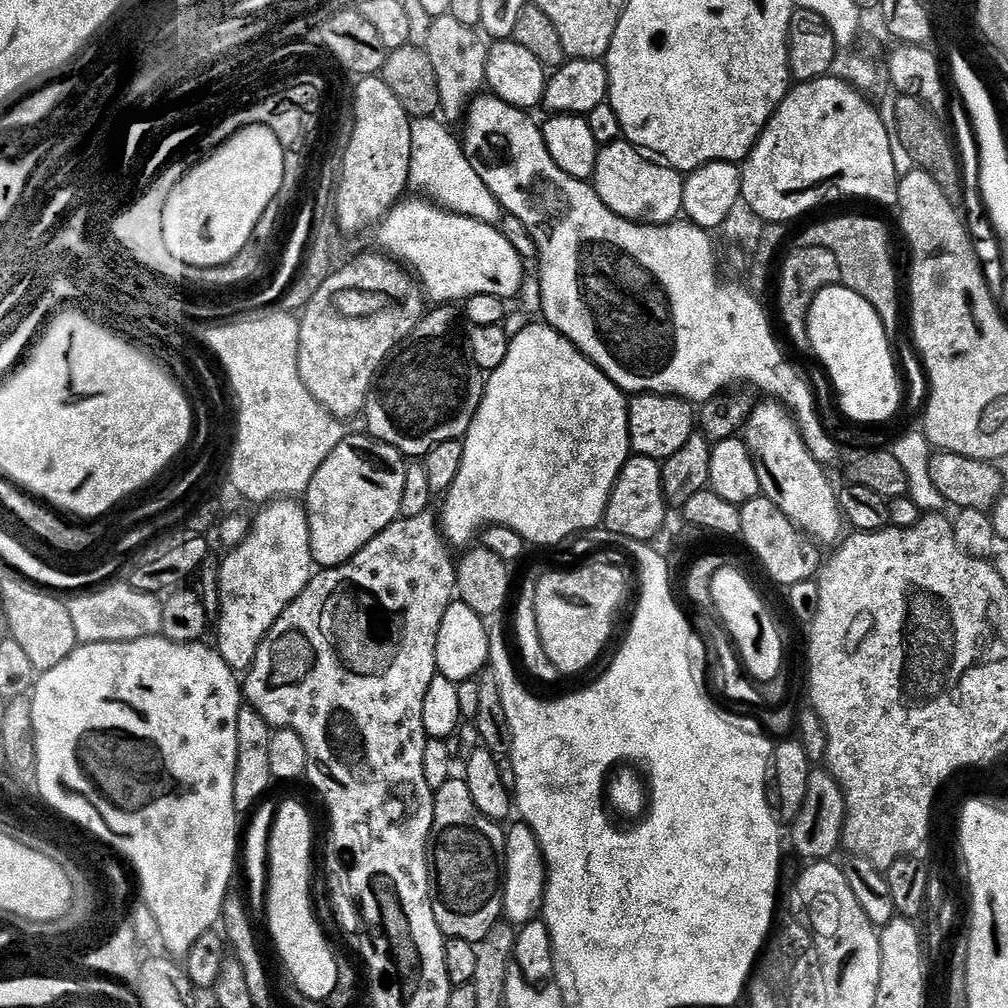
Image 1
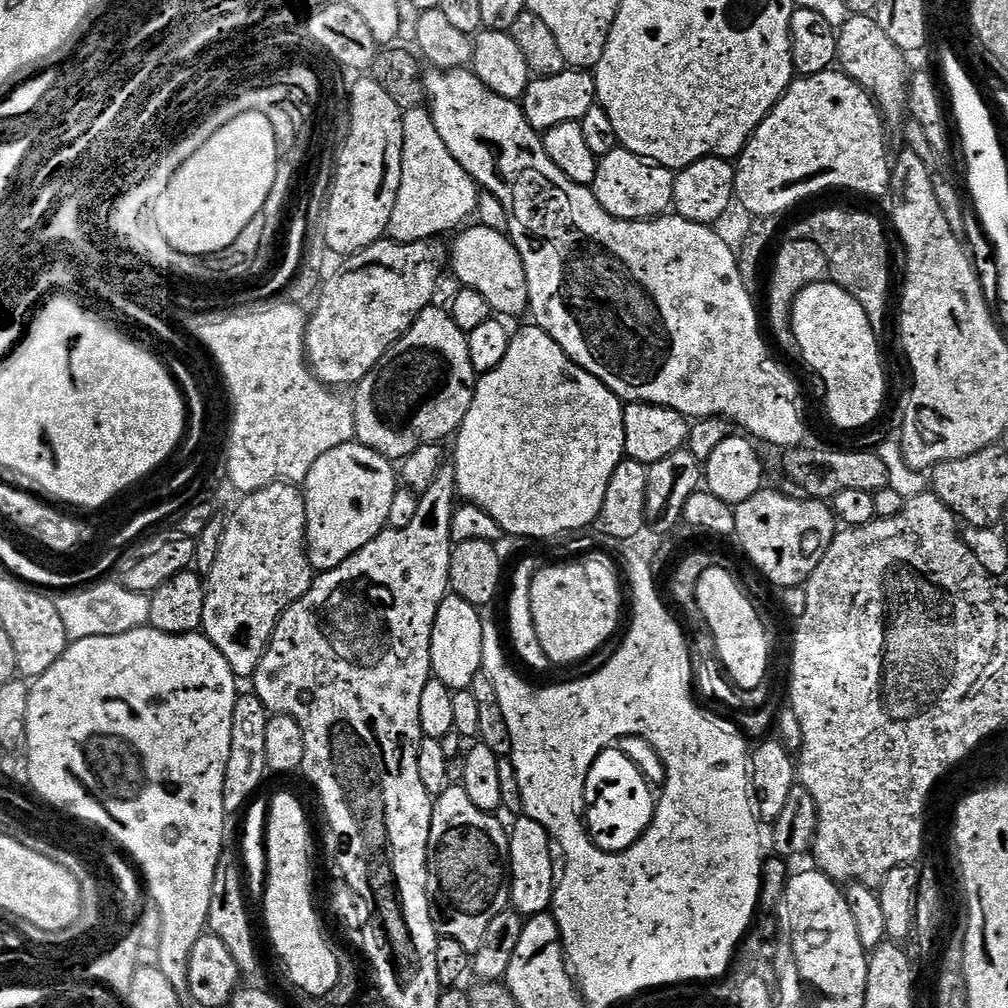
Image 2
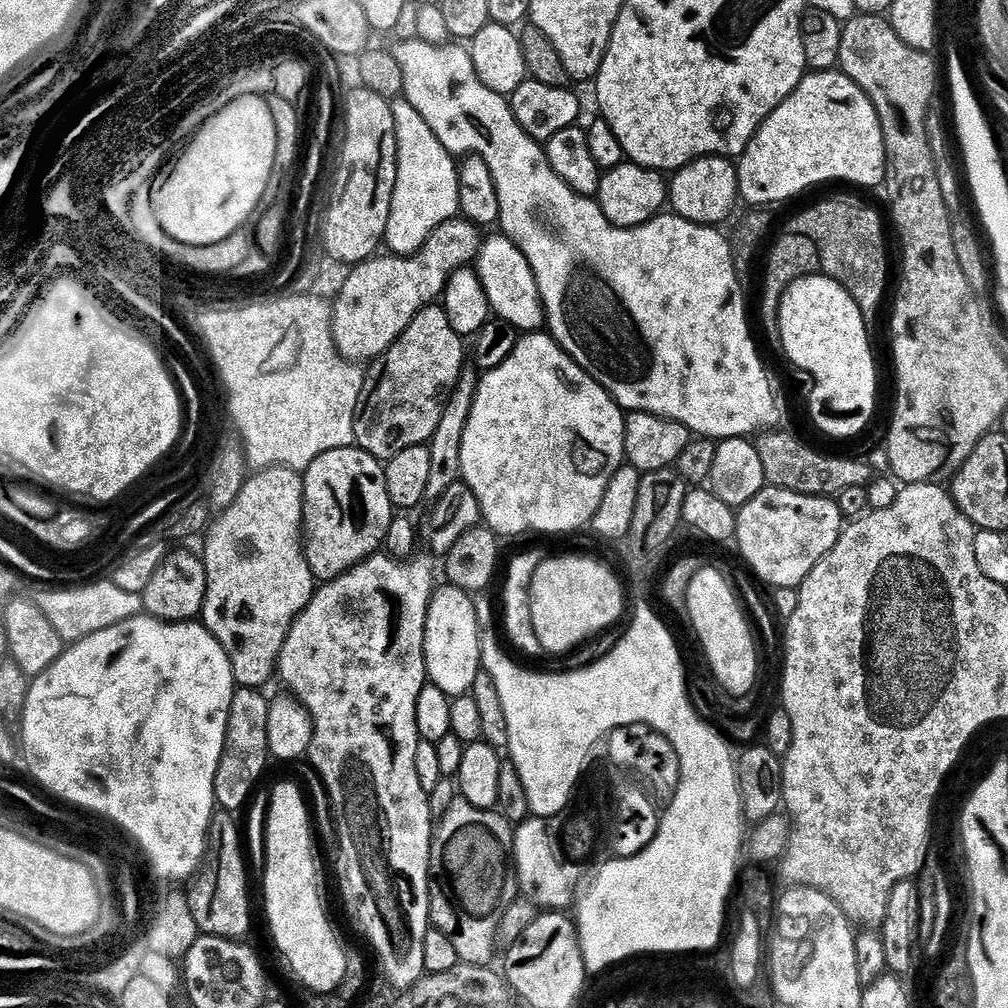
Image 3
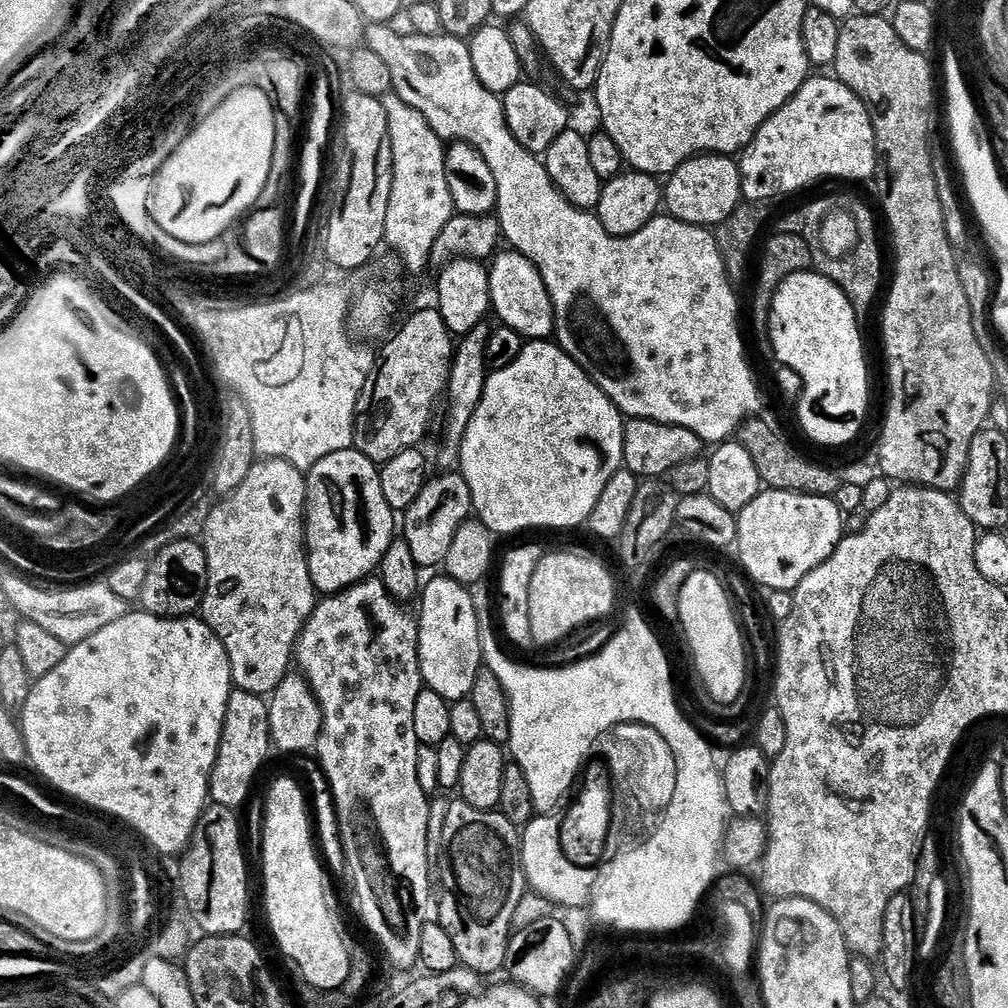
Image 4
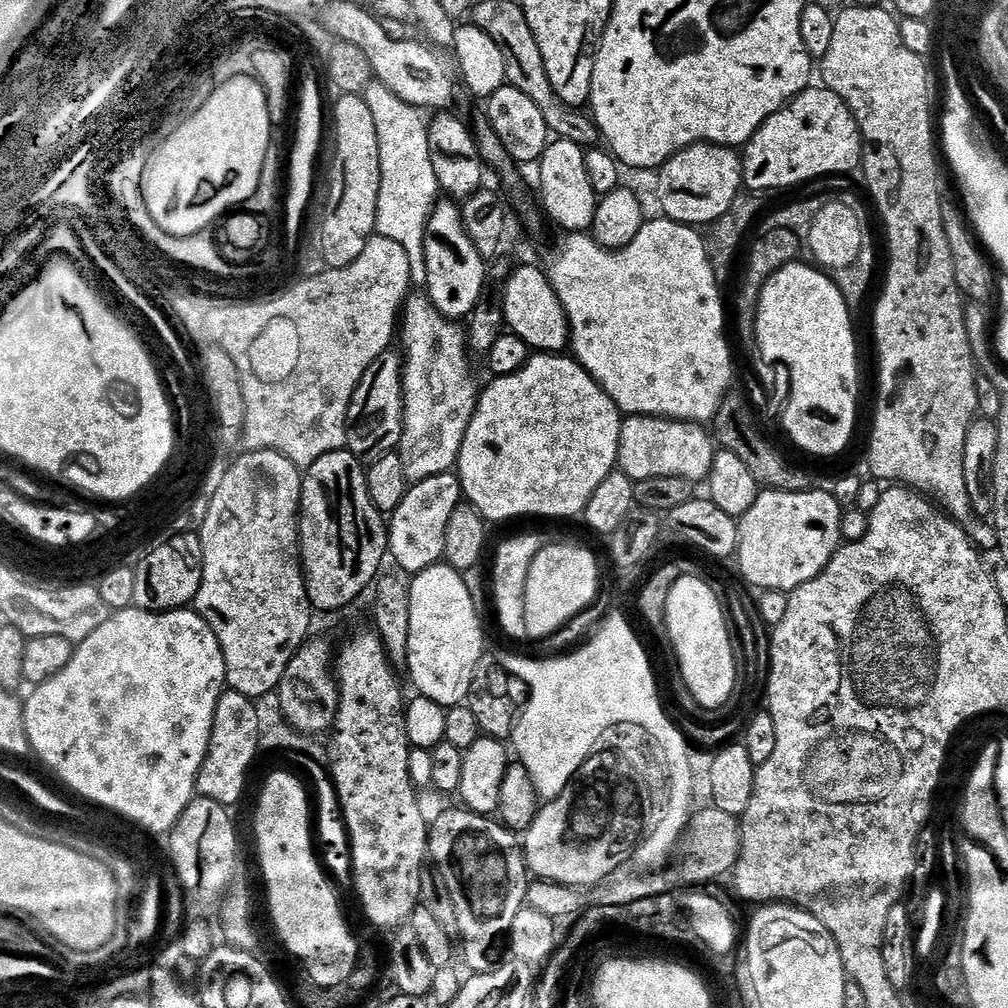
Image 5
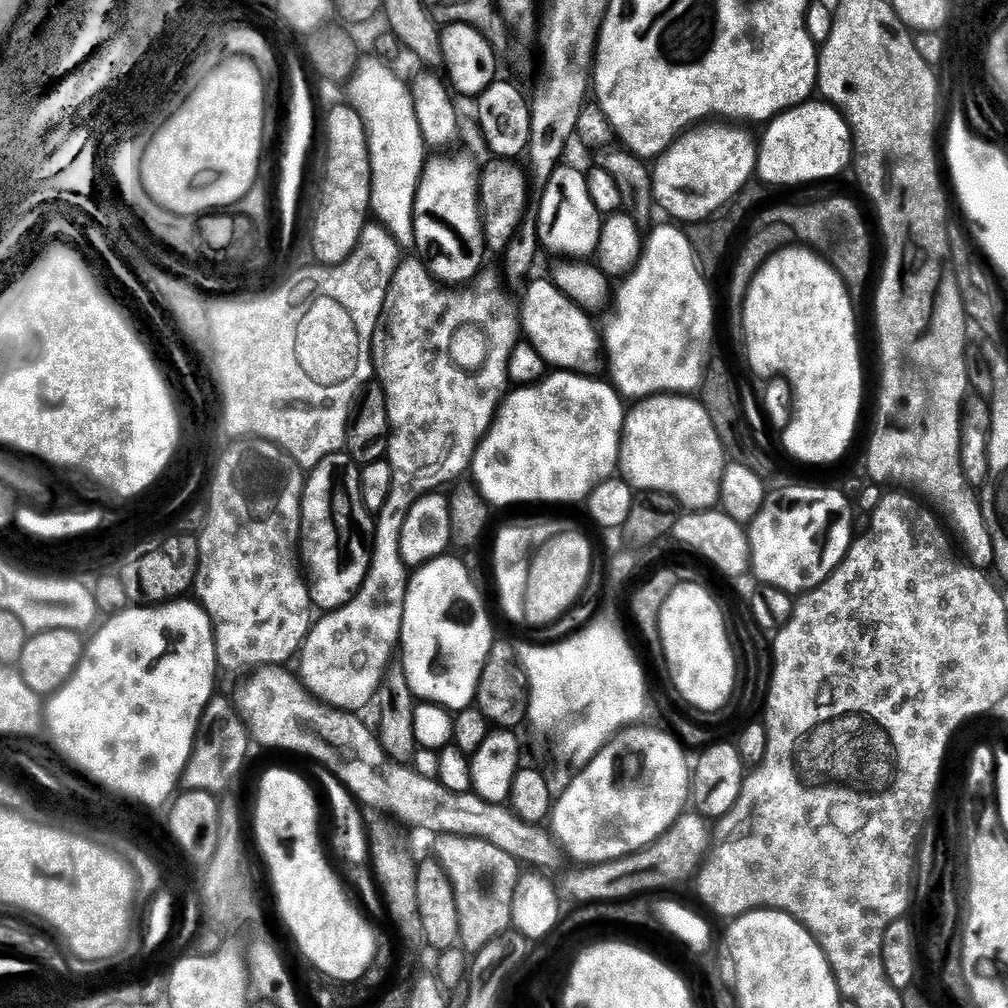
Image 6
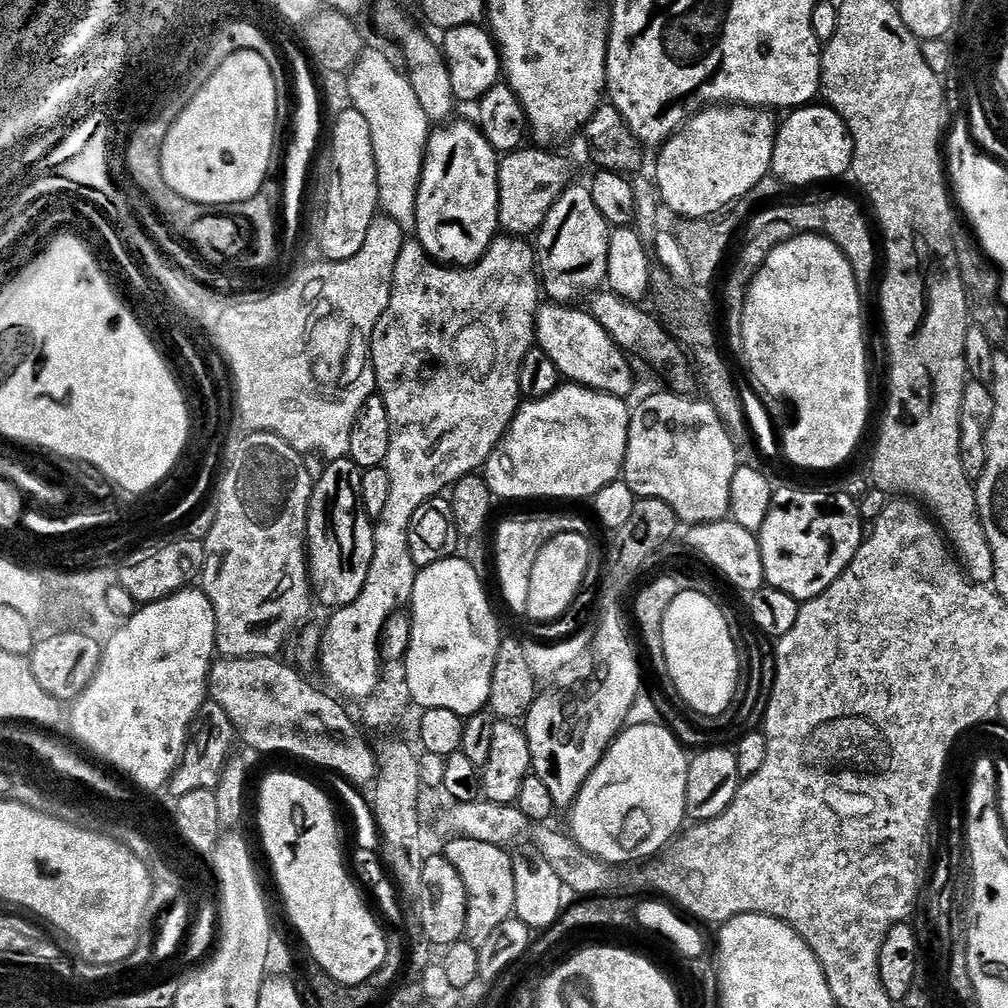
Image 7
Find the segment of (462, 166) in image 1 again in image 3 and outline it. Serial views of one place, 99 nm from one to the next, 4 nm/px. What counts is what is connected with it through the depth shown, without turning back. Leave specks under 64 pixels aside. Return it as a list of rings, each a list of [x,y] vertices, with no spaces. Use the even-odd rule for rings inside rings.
[[[403,98],[391,101],[398,146],[398,178],[394,186],[394,198],[390,202],[390,222],[386,226],[386,248],[398,256],[410,256],[426,242],[435,228],[447,220],[457,219],[460,211],[458,186],[460,173],[453,153],[438,142],[434,130],[426,126],[426,118]]]

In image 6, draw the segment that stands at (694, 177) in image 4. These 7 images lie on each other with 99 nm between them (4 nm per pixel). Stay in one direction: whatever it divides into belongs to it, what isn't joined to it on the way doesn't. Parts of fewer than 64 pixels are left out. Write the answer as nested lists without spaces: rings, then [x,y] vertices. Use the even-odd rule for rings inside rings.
[[[708,122],[703,126],[693,127],[691,130],[685,131],[684,135],[679,136],[655,161],[656,168],[654,164],[651,169],[652,195],[655,203],[659,207],[661,204],[673,216],[669,216],[673,221],[707,220],[709,216],[714,216],[725,206],[731,205],[739,197],[741,190],[756,176],[758,144],[740,128],[743,127],[729,126],[724,122]]]

